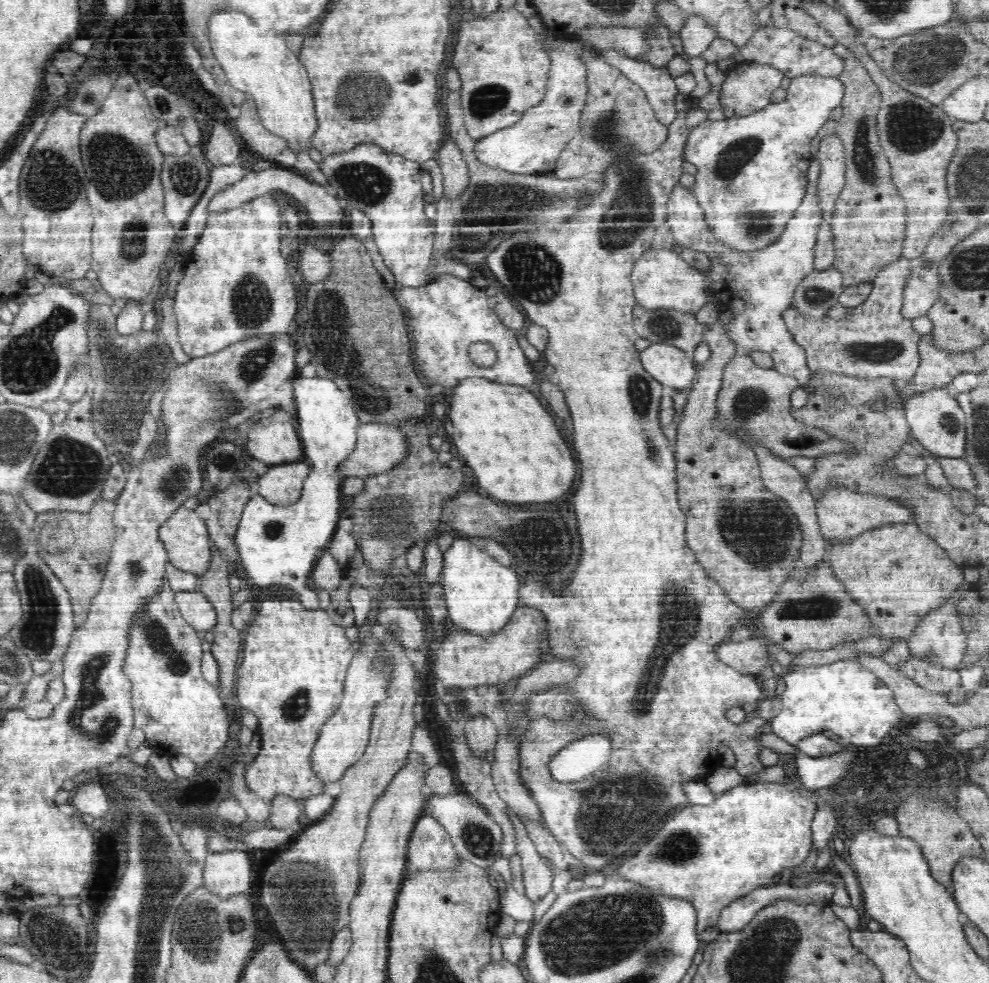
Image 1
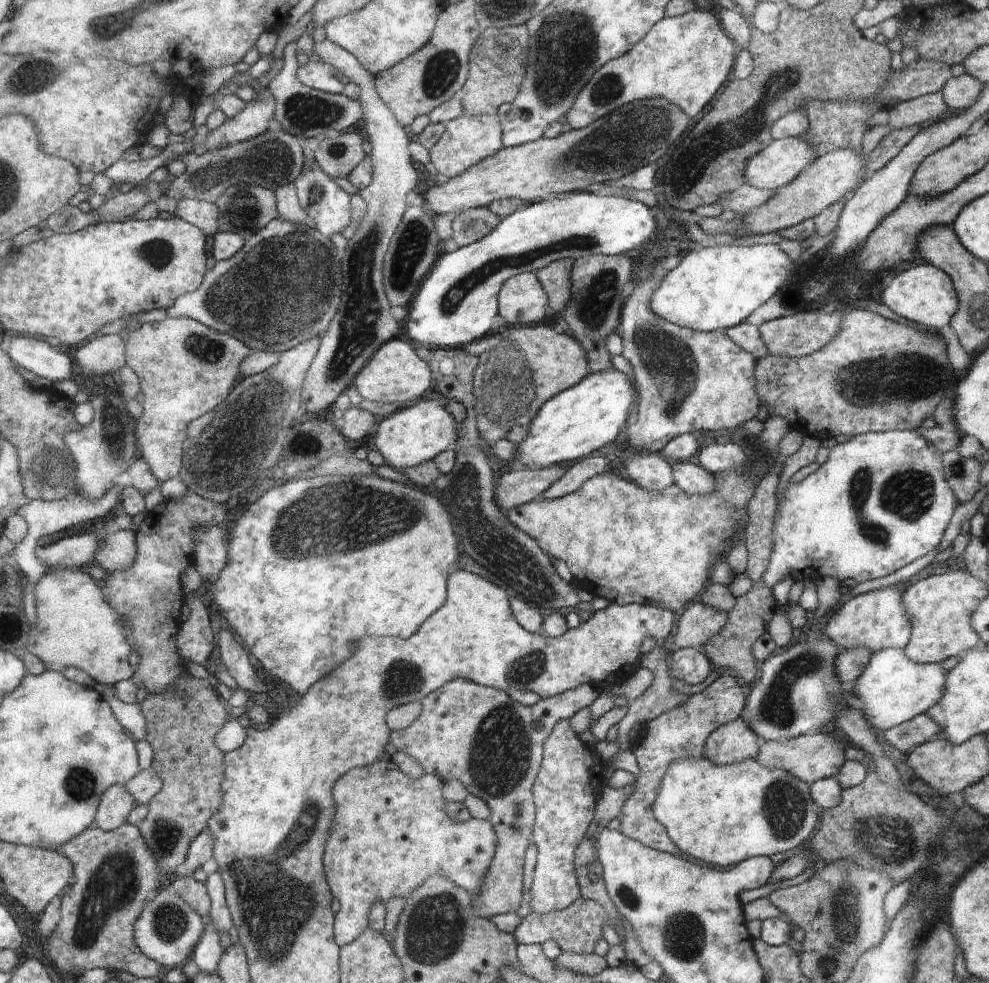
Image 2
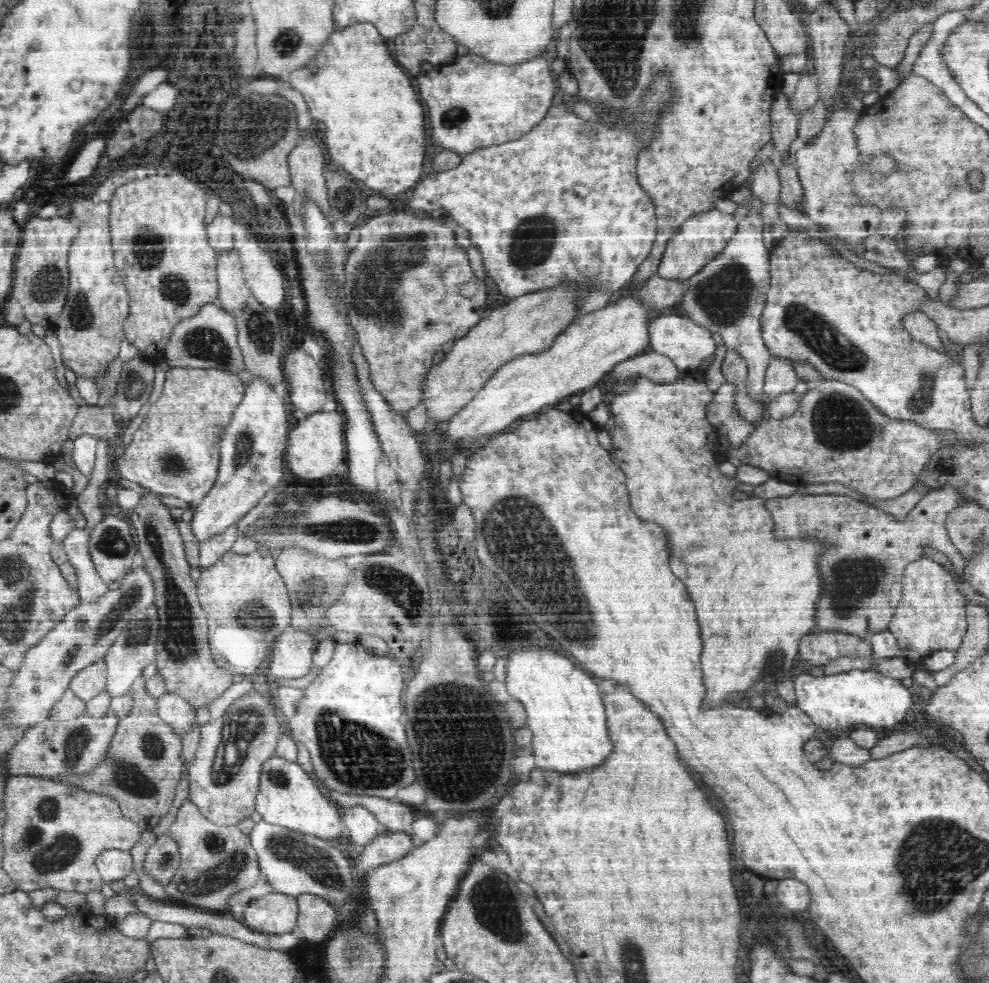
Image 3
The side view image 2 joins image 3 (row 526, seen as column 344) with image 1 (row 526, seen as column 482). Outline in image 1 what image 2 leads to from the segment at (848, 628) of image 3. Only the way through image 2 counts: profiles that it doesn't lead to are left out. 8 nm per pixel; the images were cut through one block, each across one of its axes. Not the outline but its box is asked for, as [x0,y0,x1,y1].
[815,488,913,544]

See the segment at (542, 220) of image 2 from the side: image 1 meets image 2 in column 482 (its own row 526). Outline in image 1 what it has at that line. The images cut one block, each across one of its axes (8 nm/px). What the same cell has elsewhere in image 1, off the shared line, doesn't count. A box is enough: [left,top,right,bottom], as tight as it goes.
[236,376,361,610]

